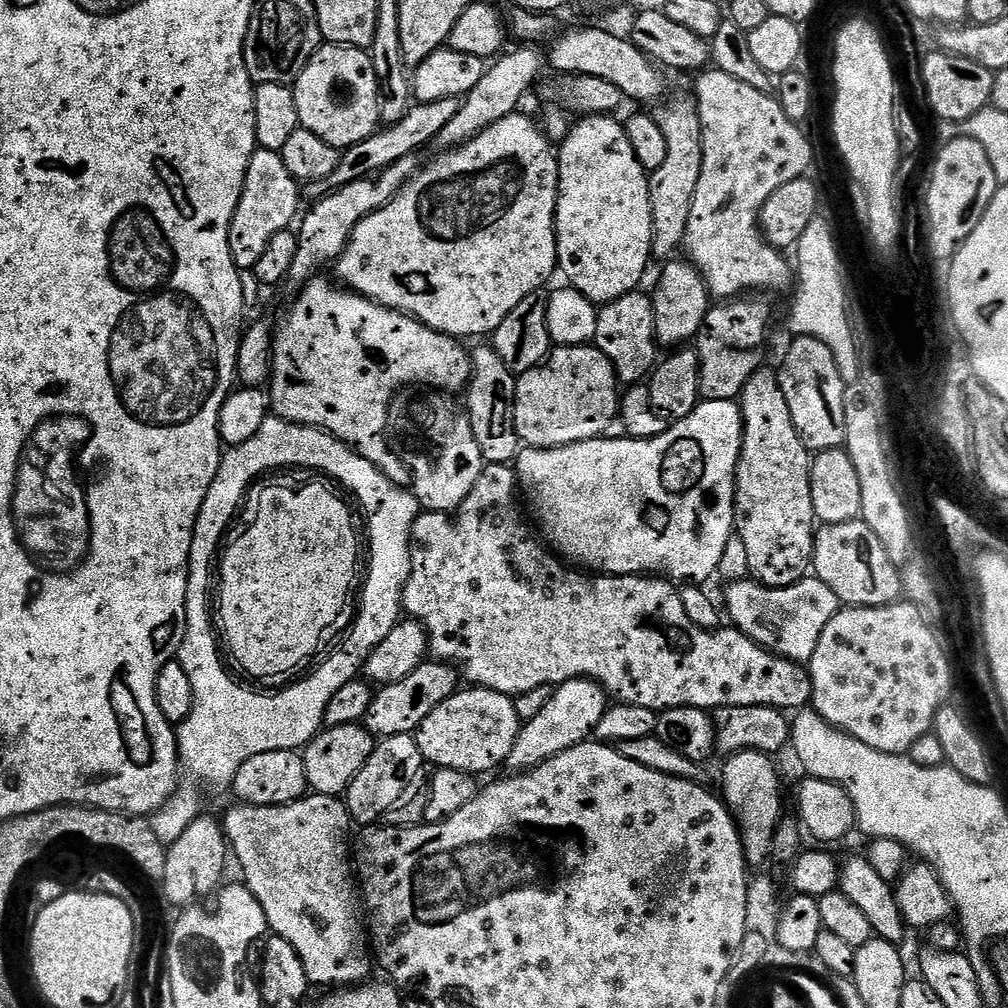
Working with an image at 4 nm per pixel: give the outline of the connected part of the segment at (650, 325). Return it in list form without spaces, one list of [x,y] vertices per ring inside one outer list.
[[[644,290],[622,294],[622,298],[611,300],[598,311],[598,330],[594,344],[614,366],[617,381],[621,385],[641,383],[658,363],[654,316],[652,297]]]

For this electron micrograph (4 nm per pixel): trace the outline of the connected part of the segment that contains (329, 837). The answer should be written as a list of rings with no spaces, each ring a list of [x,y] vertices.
[[[305,795],[303,800],[282,806],[254,806],[237,803],[222,816],[234,860],[244,871],[243,883],[258,898],[268,919],[269,929],[281,936],[302,958],[309,985],[355,986],[363,984],[374,969],[370,959],[370,936],[362,919],[362,900],[354,879],[354,860],[350,855],[347,803],[334,796]]]

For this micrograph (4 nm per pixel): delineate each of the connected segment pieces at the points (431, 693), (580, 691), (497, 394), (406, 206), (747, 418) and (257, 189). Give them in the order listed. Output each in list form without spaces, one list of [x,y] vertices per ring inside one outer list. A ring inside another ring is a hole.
[[[447,662],[422,663],[418,666],[418,670],[414,670],[414,674],[406,674],[406,678],[402,678],[402,682],[383,685],[373,695],[370,710],[366,710],[362,723],[377,738],[406,736],[415,733],[416,729],[422,726],[422,722],[426,722],[426,718],[430,718],[432,711],[438,710],[438,706],[442,706],[442,702],[446,702],[446,698],[450,698],[456,693],[458,690],[456,680],[458,681],[458,672],[453,665]]]
[[[581,678],[555,685],[550,702],[542,706],[542,711],[534,714],[534,718],[523,721],[514,742],[514,750],[510,750],[508,755],[507,767],[512,767],[509,769],[513,773],[528,772],[542,762],[554,758],[554,754],[562,754],[562,750],[570,750],[585,743],[595,733],[598,721],[609,707],[604,689],[593,680]]]
[[[495,347],[480,348],[471,353],[472,379],[466,389],[468,409],[466,415],[472,421],[474,438],[485,464],[507,464],[515,461],[522,445],[514,426],[517,377],[502,362]]]
[[[513,114],[502,118],[502,122],[494,122],[486,130],[482,130],[472,140],[467,140],[459,148],[449,148],[441,151],[432,161],[425,163],[420,171],[402,186],[402,190],[386,206],[374,210],[358,226],[354,226],[354,234],[346,246],[346,250],[335,261],[334,269],[340,275],[339,283],[343,287],[357,292],[358,295],[373,300],[375,304],[381,304],[392,308],[395,312],[404,312],[407,316],[413,316],[415,320],[421,320],[426,326],[430,326],[436,332],[447,336],[465,338],[464,336],[488,336],[491,337],[502,326],[506,314],[526,298],[526,294],[534,294],[545,287],[544,283],[555,273],[558,268],[556,258],[556,199],[560,189],[560,162],[557,149],[553,141],[544,135],[541,125],[536,124],[528,116]]]
[[[768,366],[761,367],[746,382],[738,397],[744,419],[744,437],[740,447],[740,461],[736,467],[736,527],[734,536],[746,546],[749,562],[748,576],[767,588],[785,588],[805,579],[812,567],[812,551],[818,531],[814,514],[814,498],[810,498],[810,470],[812,461],[808,447],[802,442],[786,406],[780,377]]]
[[[260,148],[254,153],[248,163],[240,201],[230,222],[230,254],[237,268],[251,270],[258,258],[262,258],[270,238],[293,227],[301,211],[300,192],[302,196],[301,185],[290,174],[290,170],[286,170],[286,162],[282,162],[279,152]]]

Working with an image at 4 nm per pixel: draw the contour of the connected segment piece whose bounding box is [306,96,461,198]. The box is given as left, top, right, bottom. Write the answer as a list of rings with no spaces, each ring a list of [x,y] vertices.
[[[451,96],[442,98],[438,102],[413,103],[397,124],[389,124],[370,138],[346,149],[341,155],[340,164],[334,170],[334,174],[330,174],[324,180],[311,181],[306,188],[307,195],[309,192],[312,198],[327,196],[331,189],[341,188],[350,182],[358,182],[367,176],[374,176],[386,166],[398,162],[398,158],[406,158],[419,153],[421,151],[419,148],[423,144],[431,145],[435,141],[436,135],[442,130],[442,126],[446,126],[446,122],[450,122],[450,118],[454,118],[454,114],[458,114],[460,101],[461,97]]]

